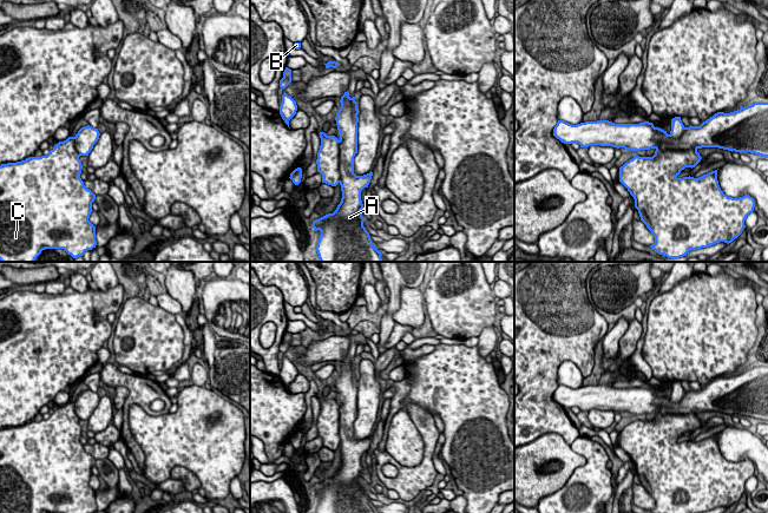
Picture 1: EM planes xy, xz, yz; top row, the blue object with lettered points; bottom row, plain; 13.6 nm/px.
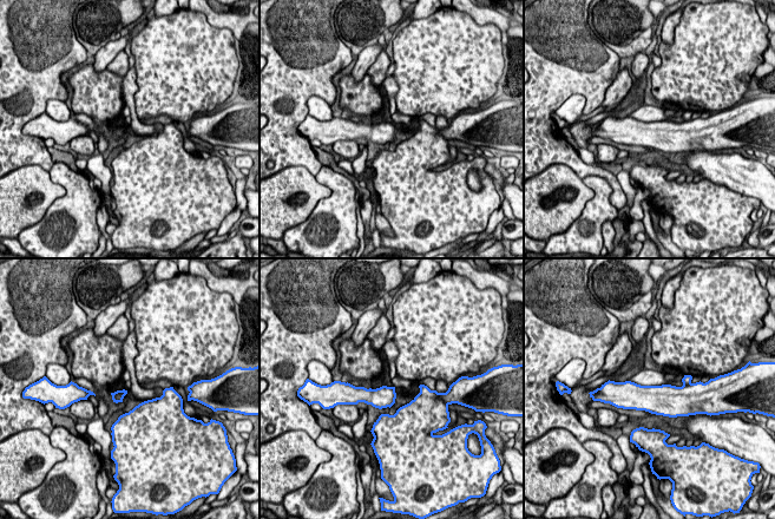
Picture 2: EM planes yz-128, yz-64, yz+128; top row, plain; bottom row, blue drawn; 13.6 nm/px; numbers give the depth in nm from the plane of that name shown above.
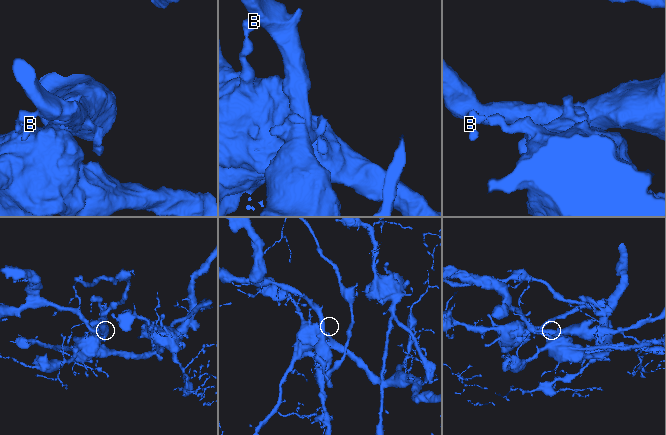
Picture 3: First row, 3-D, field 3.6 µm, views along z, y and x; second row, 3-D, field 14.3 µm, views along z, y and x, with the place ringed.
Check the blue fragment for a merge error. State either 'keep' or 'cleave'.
keep

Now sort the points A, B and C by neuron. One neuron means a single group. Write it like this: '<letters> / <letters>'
A B C

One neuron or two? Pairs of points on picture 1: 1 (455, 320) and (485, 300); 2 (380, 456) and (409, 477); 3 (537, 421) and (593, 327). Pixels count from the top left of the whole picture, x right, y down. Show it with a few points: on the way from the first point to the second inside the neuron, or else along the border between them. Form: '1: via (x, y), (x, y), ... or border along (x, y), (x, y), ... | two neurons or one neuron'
1: via (463, 313), (478, 300) | one neuron
2: via (387, 459), (402, 471) | one neuron
3: via (537, 395), (537, 375), (568, 344) | one neuron

